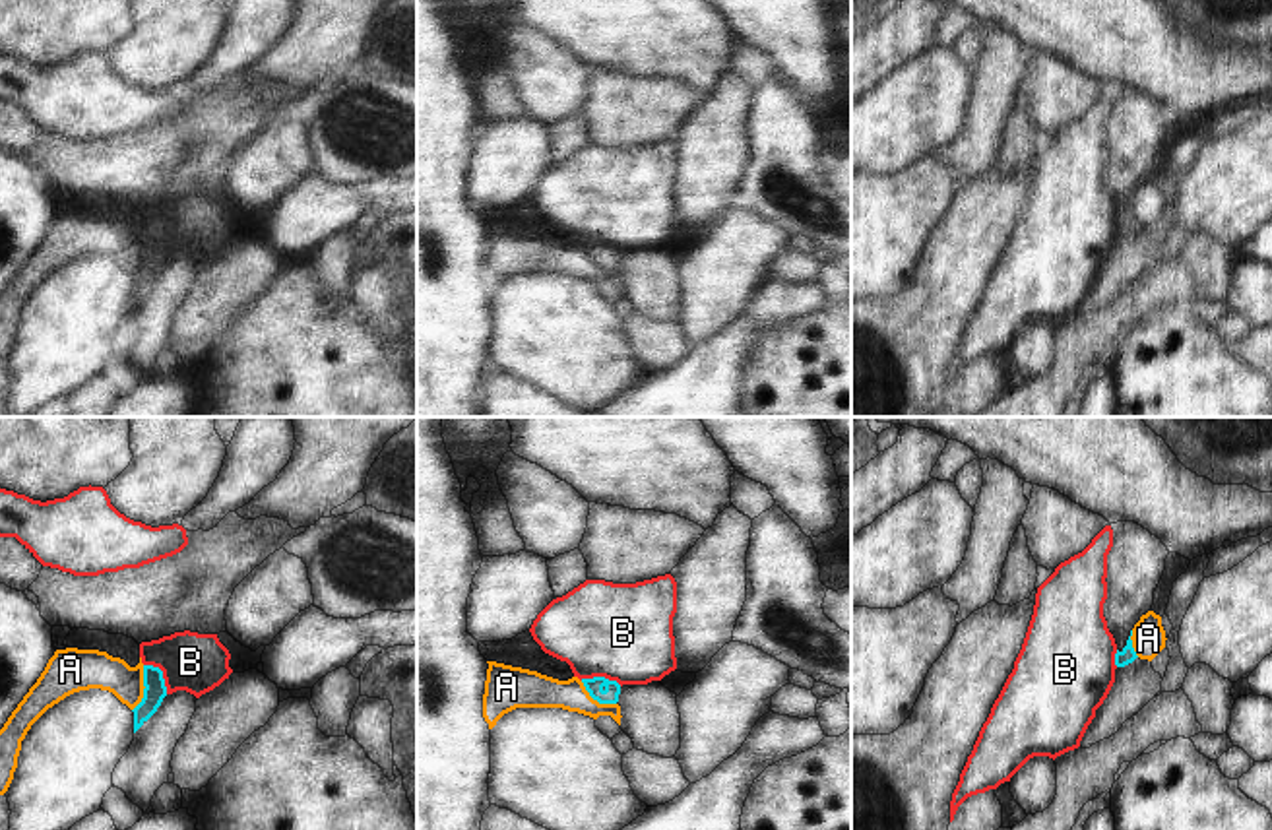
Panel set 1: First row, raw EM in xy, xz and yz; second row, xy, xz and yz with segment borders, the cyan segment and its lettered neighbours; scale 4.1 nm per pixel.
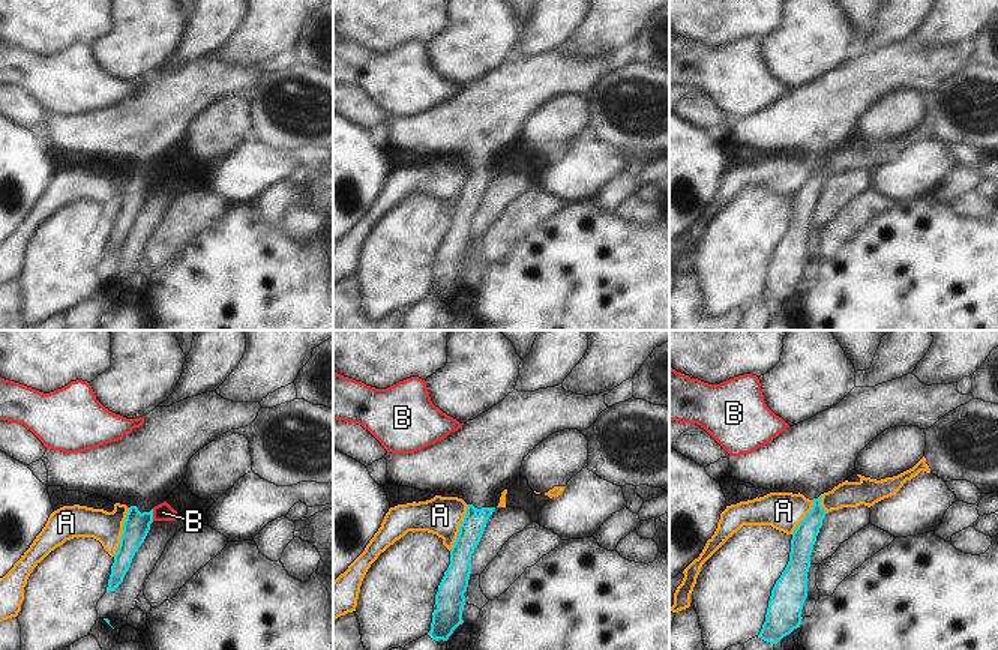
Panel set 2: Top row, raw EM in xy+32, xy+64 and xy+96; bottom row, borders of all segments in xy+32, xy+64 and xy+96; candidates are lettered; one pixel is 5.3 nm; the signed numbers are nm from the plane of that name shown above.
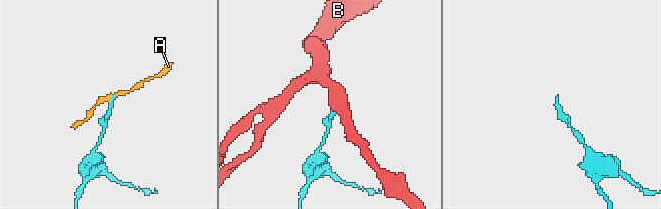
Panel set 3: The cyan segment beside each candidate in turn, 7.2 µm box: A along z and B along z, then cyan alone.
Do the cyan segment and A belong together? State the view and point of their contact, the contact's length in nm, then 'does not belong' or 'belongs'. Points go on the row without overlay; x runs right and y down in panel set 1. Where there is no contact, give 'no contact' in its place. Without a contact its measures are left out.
contact xy (144, 255); length 200 nm; does not belong

